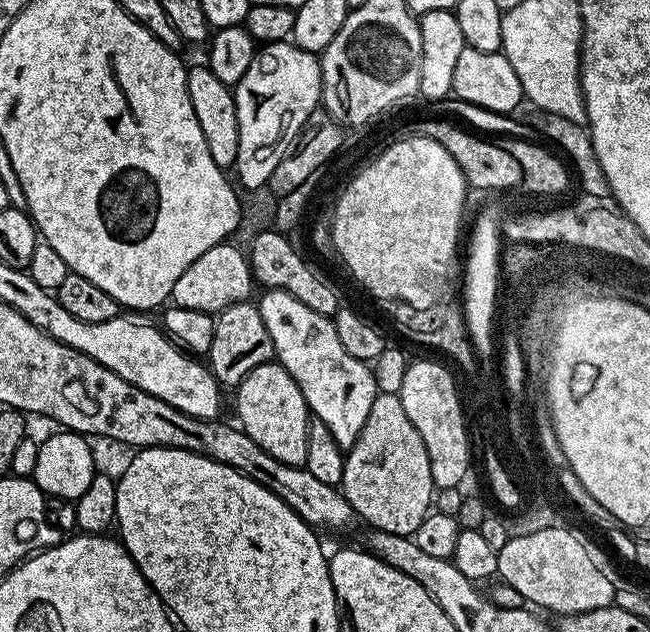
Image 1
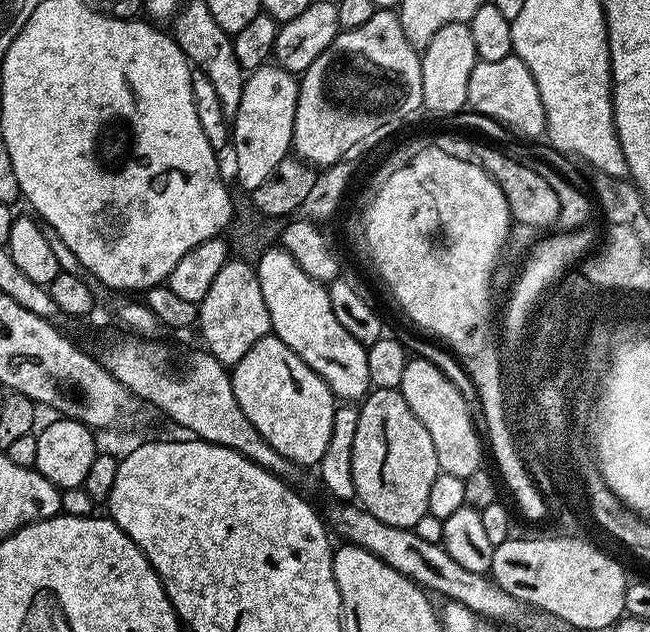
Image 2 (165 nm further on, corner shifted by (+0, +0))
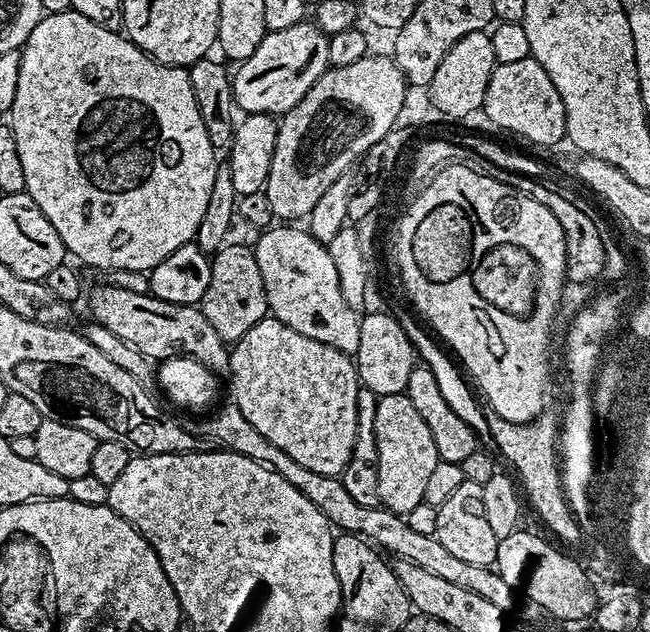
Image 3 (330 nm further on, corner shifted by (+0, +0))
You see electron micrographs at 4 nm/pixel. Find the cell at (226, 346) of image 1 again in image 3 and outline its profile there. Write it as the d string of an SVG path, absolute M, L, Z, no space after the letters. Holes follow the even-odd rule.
M225 243L219 252L211 257L210 286L202 301L203 312L214 326L214 330L225 342L241 340L270 309L266 298L266 286L262 282L262 270L258 270L256 253L244 244Z

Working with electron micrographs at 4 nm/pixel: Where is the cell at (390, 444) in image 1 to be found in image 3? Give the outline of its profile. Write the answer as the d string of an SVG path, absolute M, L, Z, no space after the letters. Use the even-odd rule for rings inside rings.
M404 393L386 394L378 399L378 410L374 410L374 442L378 444L378 498L383 507L392 512L407 514L414 506L424 503L426 482L439 462L438 450L434 450L434 437L426 422L419 416L414 402Z

